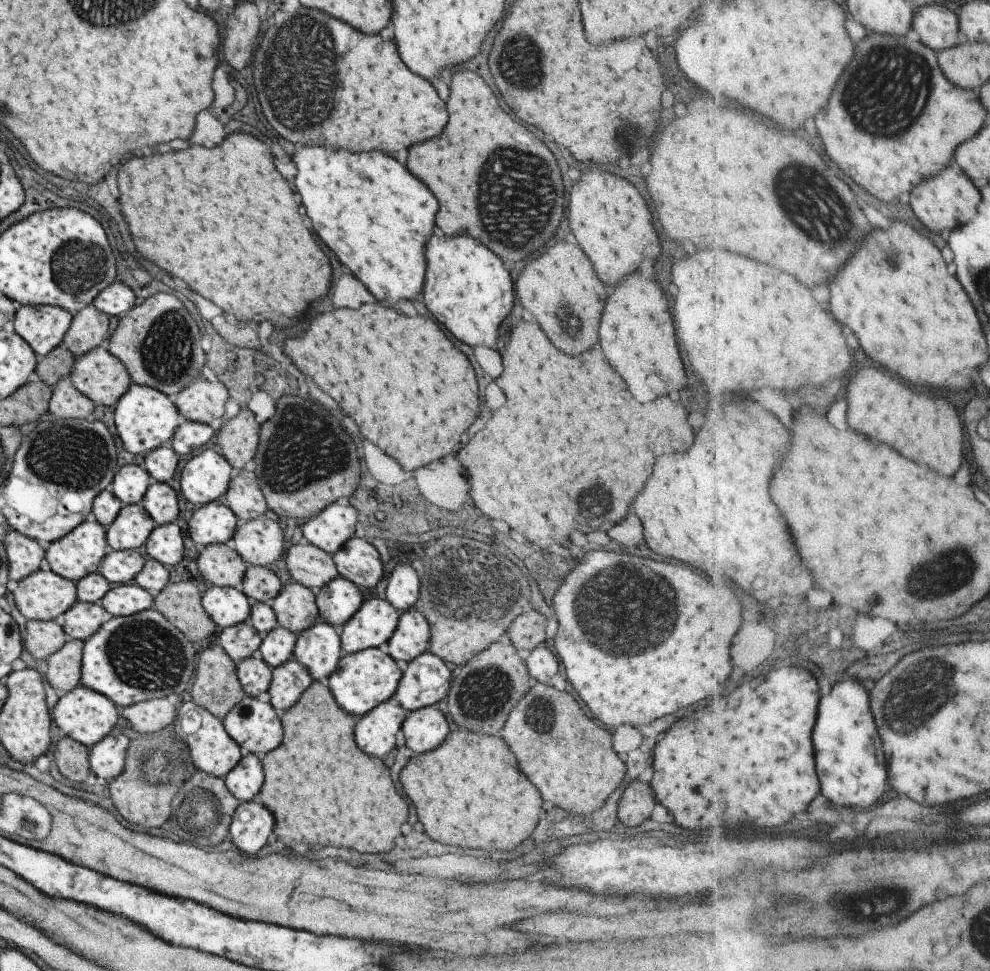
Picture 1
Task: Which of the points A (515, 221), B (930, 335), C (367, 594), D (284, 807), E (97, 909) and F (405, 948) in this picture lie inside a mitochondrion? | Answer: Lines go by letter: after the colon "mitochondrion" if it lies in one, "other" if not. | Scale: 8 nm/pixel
A: mitochondrion
B: other
C: other
D: other
E: other
F: other

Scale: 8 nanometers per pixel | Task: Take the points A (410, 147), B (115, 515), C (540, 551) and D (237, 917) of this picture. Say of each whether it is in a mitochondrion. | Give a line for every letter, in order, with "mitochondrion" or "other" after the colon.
A: other
B: other
C: other
D: other

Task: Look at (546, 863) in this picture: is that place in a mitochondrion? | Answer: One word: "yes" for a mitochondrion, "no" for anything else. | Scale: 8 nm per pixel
no

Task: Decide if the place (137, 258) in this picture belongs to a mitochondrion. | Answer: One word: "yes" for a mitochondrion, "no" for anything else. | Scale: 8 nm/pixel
no

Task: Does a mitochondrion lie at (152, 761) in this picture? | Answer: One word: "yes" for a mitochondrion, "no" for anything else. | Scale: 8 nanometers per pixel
yes

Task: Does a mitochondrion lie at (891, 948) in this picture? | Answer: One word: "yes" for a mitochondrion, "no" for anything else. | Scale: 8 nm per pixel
no

